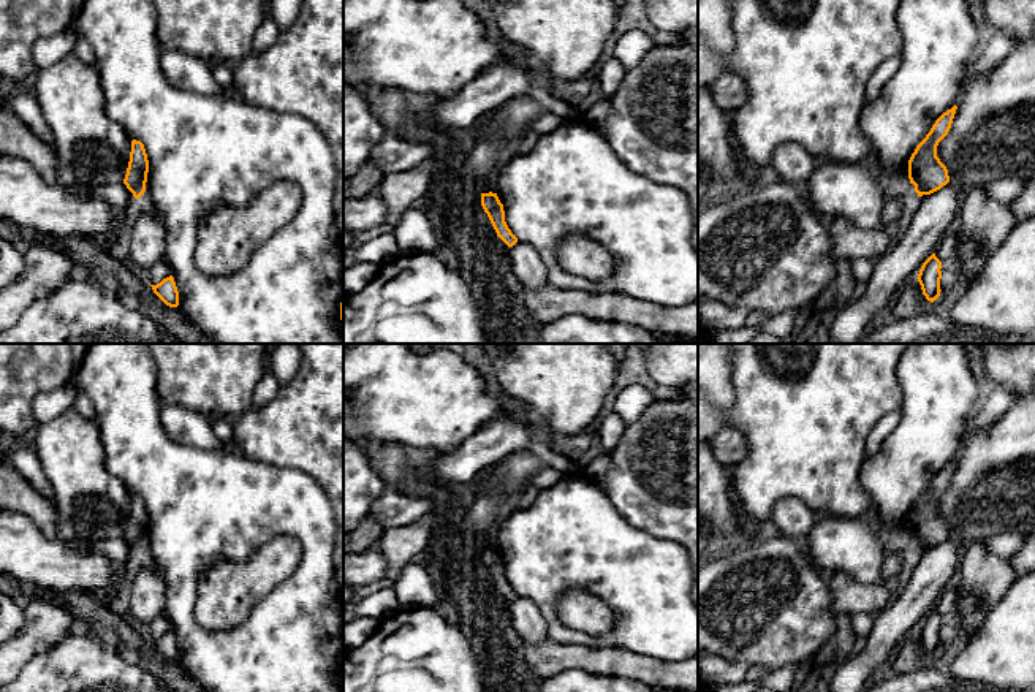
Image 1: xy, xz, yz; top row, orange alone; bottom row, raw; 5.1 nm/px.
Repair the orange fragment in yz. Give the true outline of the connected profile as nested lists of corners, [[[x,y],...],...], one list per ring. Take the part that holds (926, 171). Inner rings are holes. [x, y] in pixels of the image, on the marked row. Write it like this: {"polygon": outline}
{"polygon": [[[957,106],[943,112],[908,160],[908,179],[918,196],[931,195],[950,182],[948,169],[937,157],[938,143],[948,135]]]}

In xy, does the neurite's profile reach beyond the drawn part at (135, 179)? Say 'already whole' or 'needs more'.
already whole

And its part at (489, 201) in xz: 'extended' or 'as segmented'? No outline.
as segmented

